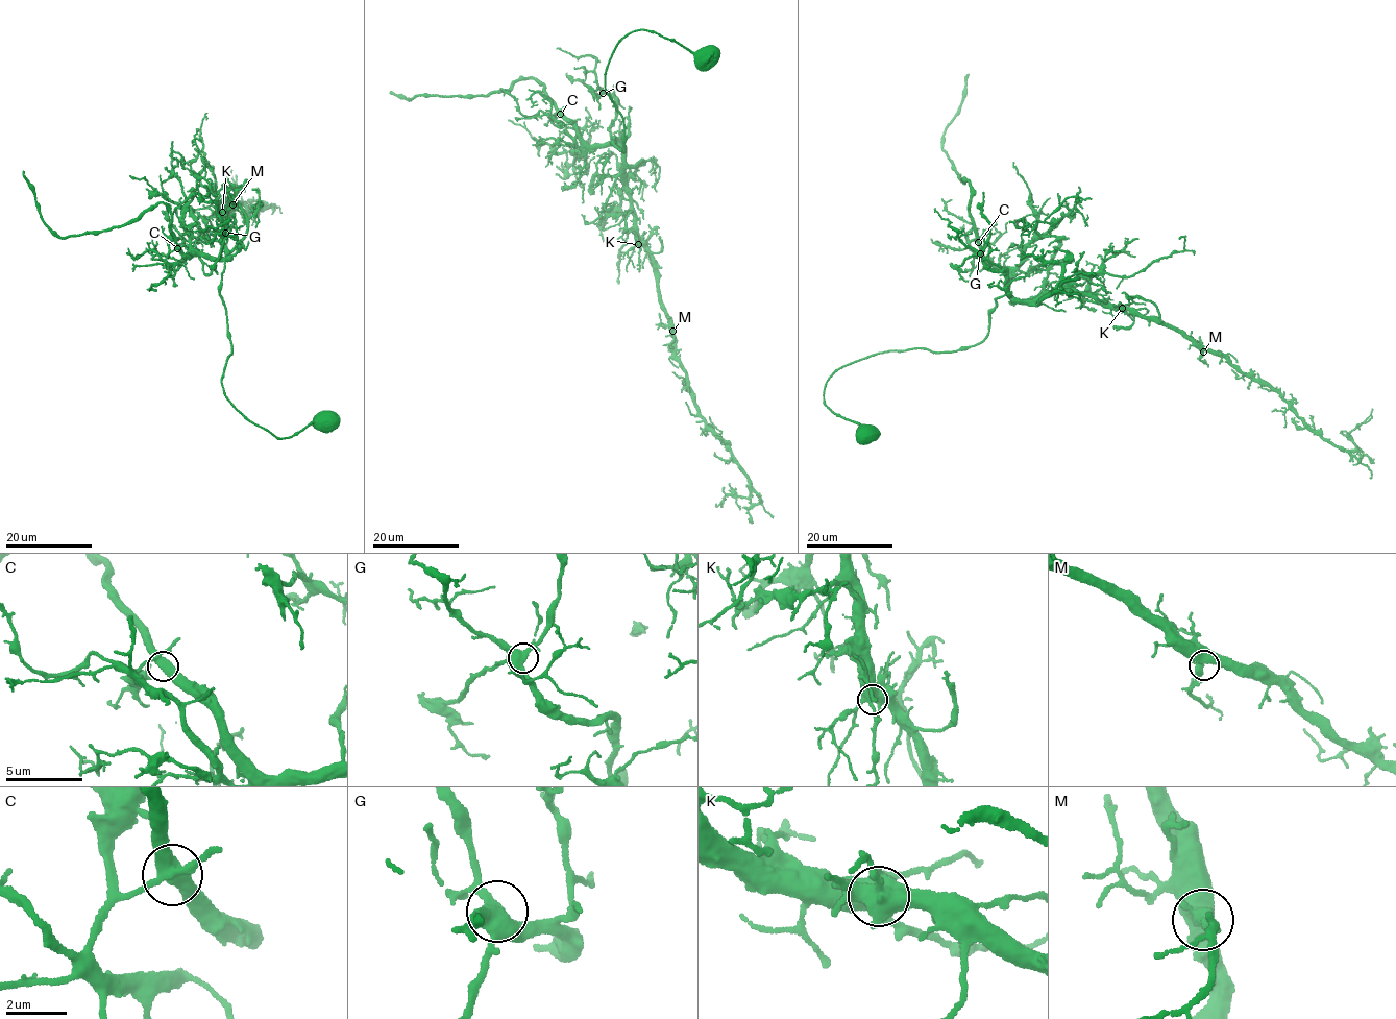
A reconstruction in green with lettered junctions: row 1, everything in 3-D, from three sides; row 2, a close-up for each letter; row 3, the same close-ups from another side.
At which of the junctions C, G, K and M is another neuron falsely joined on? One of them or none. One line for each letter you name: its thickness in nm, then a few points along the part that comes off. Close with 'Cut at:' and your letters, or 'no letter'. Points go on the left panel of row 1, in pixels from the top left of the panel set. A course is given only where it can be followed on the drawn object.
Cut at: no letter

